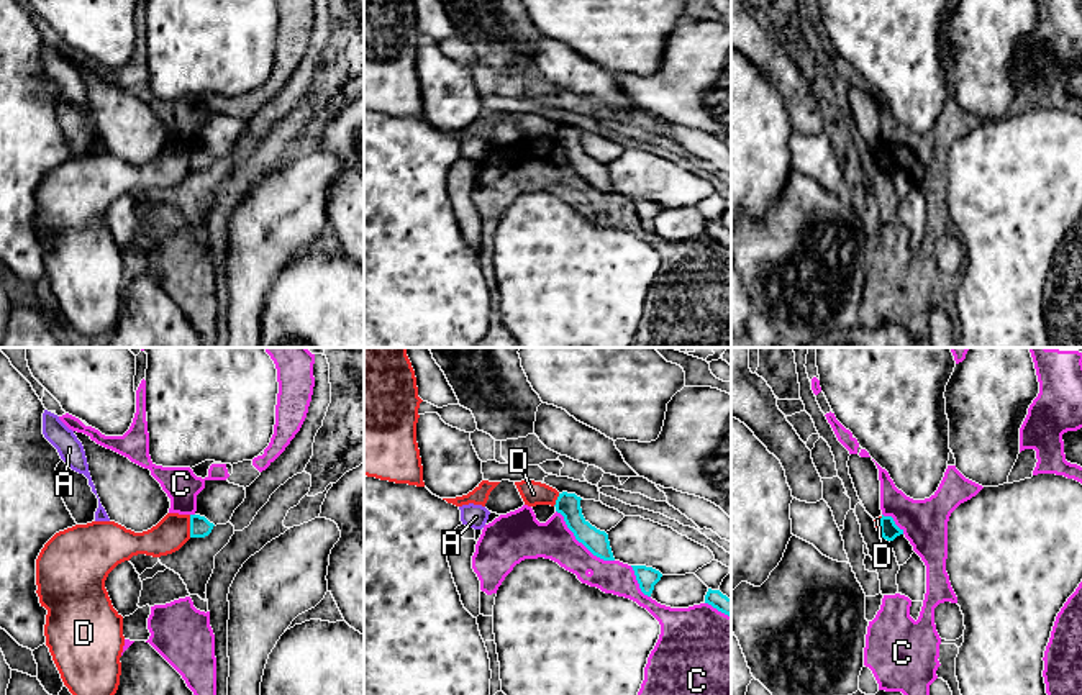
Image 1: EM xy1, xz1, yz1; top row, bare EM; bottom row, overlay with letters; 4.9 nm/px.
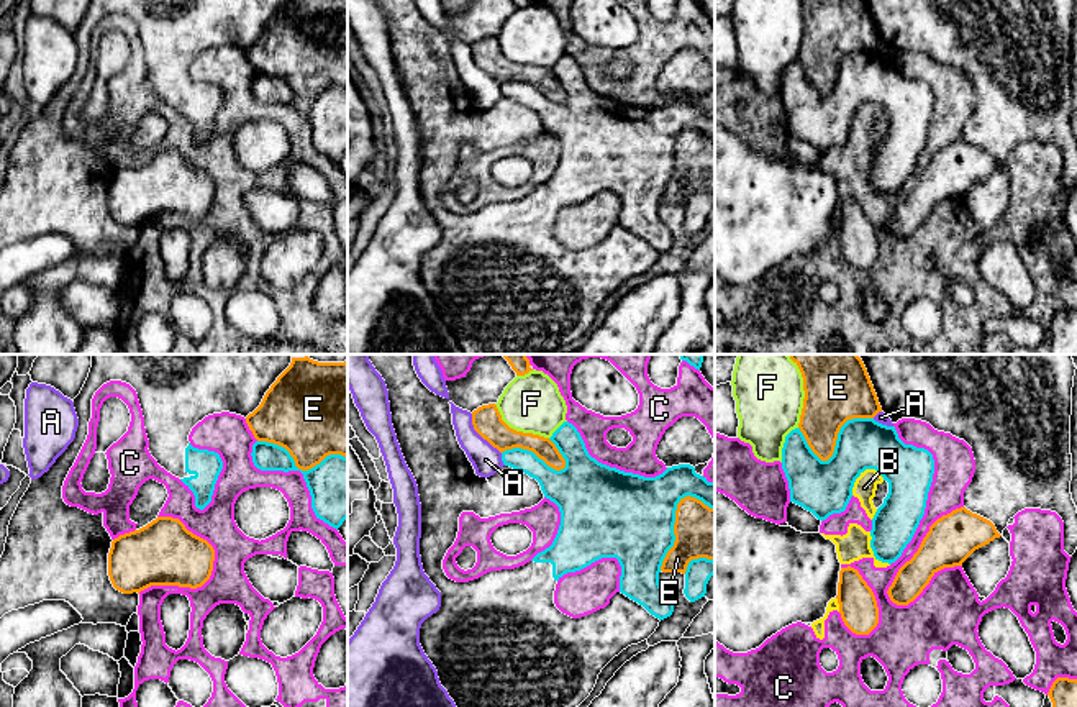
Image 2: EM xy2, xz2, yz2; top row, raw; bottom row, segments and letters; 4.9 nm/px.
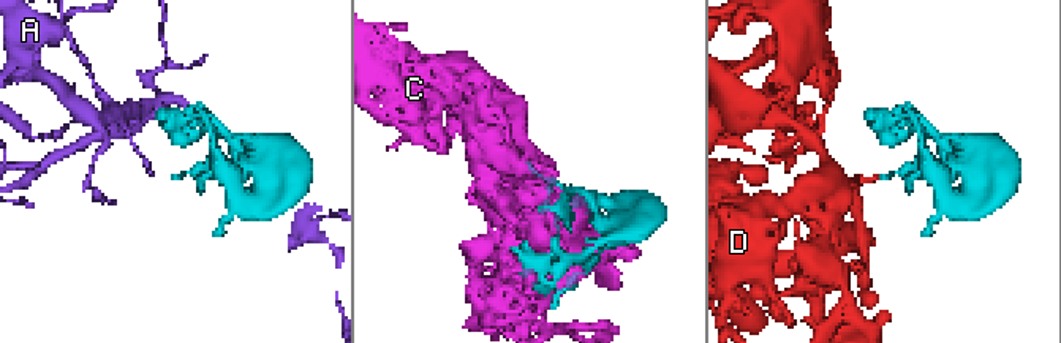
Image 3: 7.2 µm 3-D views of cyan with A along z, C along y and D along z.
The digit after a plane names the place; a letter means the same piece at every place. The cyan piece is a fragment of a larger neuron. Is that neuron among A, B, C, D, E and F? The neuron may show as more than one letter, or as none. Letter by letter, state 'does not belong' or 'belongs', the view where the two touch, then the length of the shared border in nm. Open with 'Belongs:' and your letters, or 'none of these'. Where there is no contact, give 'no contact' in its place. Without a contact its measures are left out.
Belongs: none of these
A: does not belong; contact in yz2; length 110 nm
B: does not belong; contact in yz2; length 190 nm
C: does not belong; contact in yz2; length 700 nm
D: does not belong; contact in xy1; length 110 nm
E: does not belong; contact in xz2; length 420 nm
F: does not belong; contact in yz2; length 190 nm

